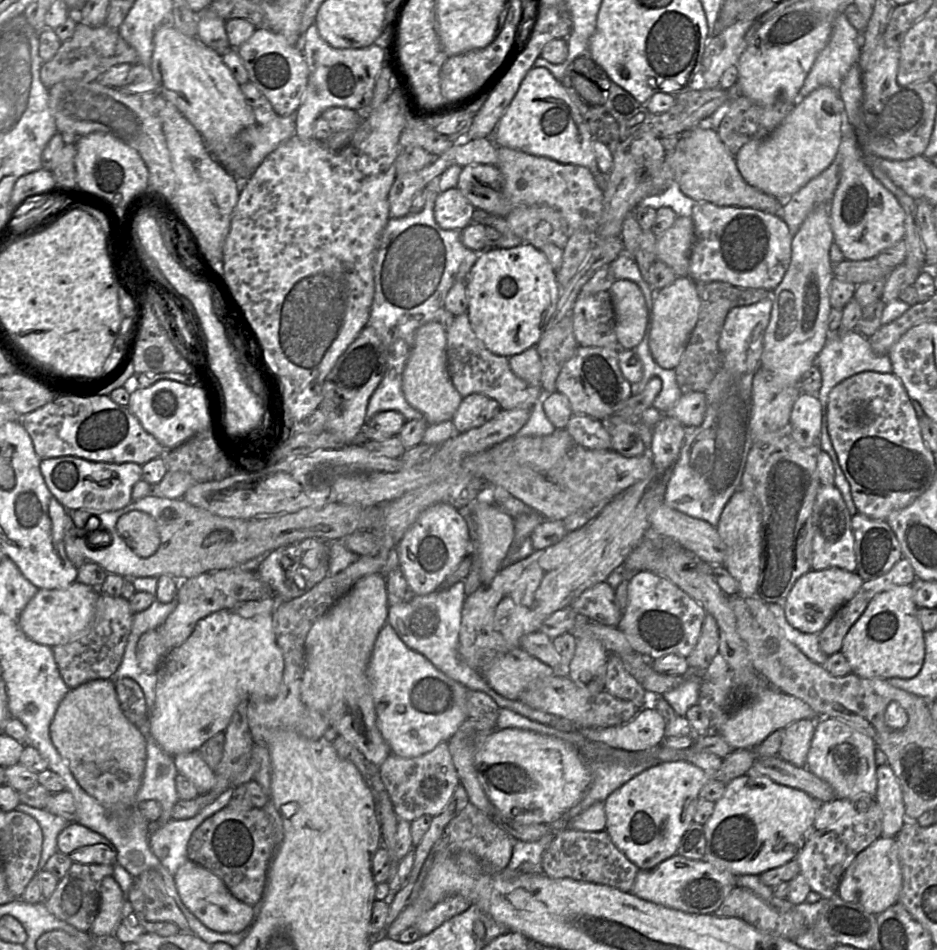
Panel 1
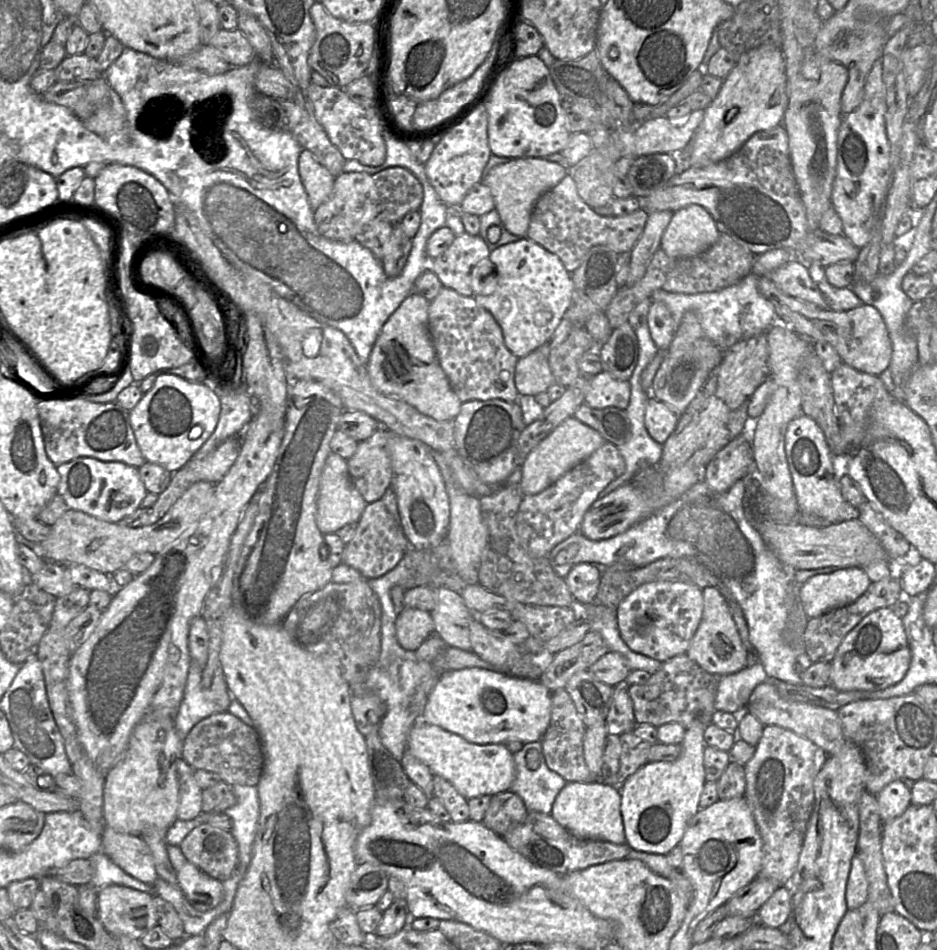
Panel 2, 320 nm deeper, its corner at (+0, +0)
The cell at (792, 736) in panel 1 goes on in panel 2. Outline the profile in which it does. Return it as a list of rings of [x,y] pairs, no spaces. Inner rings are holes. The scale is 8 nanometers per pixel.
[[[764,725],[756,751],[744,765],[744,796],[763,842],[762,867],[756,878],[788,885],[796,870],[814,808],[813,782],[827,757],[822,748],[807,738],[777,725]]]

